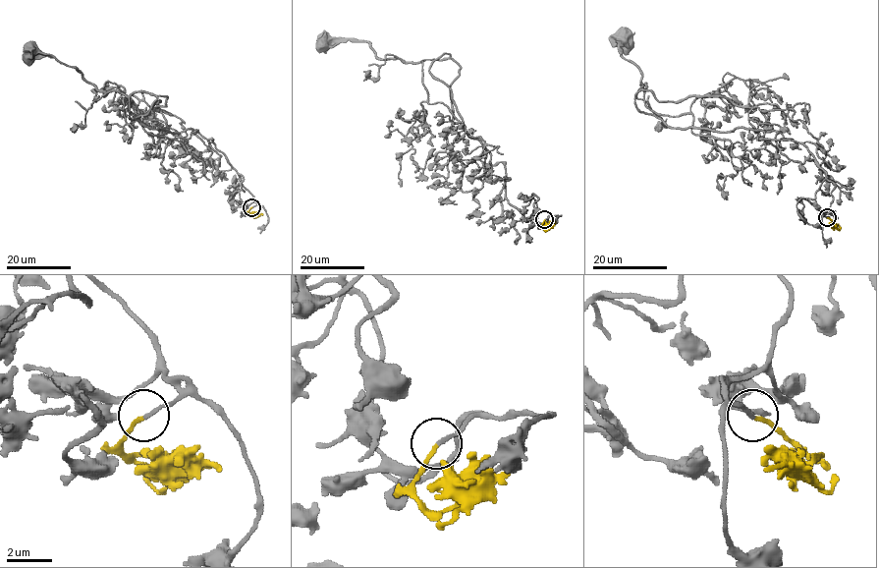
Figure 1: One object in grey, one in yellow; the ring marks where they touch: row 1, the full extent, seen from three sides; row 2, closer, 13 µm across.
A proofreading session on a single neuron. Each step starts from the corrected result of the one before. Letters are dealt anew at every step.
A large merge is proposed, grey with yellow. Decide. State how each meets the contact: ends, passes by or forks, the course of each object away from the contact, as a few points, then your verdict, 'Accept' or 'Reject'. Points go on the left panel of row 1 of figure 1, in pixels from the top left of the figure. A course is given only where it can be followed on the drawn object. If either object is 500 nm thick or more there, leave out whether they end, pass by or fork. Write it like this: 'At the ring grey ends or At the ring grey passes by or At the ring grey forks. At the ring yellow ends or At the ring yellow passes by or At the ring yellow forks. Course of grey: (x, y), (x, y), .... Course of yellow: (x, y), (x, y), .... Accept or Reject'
At the ring grey ends. At the ring yellow ends. Course of grey: (251, 207), (251, 195), (212, 139), (137, 119), (154, 95), (98, 91), (74, 66), (30, 48). Course of yellow: (251, 207), (248, 210), (262, 214). Accept

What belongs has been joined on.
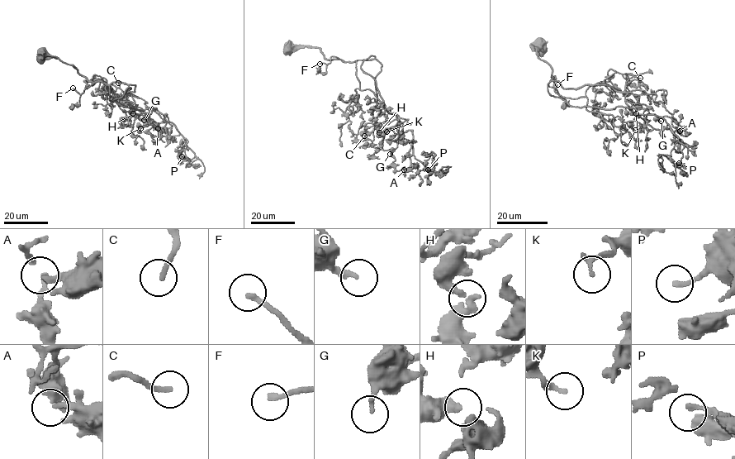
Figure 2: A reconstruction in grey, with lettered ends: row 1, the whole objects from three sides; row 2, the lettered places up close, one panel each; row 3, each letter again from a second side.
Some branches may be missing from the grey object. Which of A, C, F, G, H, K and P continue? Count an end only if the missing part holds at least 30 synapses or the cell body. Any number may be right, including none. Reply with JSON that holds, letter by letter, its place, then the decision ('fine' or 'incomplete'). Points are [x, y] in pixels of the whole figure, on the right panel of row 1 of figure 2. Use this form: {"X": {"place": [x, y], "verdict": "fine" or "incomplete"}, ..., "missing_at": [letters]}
{"A": {"place": [680, 131], "verdict": "fine"}, "C": {"place": [640, 78], "verdict": "incomplete"}, "F": {"place": [557, 84], "verdict": "incomplete"}, "G": {"place": [661, 121], "verdict": "fine"}, "H": {"place": [636, 113], "verdict": "fine"}, "K": {"place": [635, 130], "verdict": "fine"}, "P": {"place": [679, 163], "verdict": "fine"}, "missing_at": ["C", "F"]}

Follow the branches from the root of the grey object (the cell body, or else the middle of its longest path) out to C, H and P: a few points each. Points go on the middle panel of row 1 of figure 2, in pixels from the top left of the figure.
C: (289, 46), (318, 48), (328, 59), (376, 59), (381, 64), (375, 78), (375, 122), (366, 123), (364, 136)
H: (289, 46), (318, 48), (328, 59), (376, 59), (381, 67), (372, 116), (381, 124), (379, 132)
P: (289, 46), (345, 61), (373, 55), (361, 68), (411, 131), (414, 157), (441, 171), (428, 169)

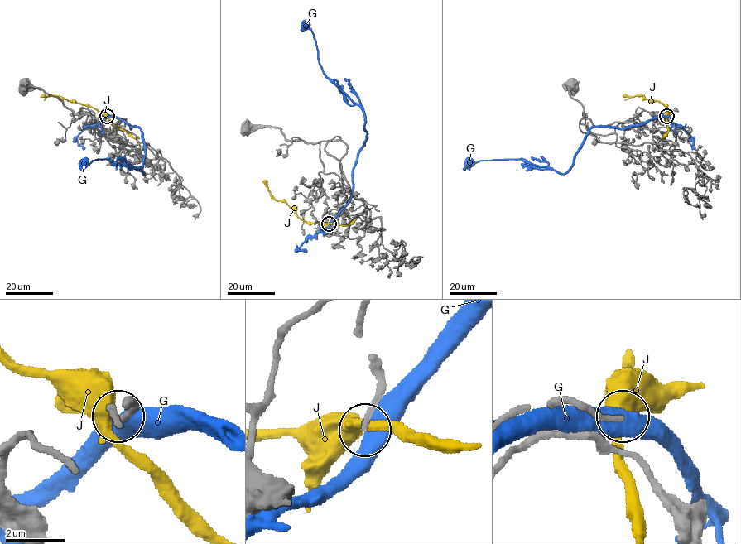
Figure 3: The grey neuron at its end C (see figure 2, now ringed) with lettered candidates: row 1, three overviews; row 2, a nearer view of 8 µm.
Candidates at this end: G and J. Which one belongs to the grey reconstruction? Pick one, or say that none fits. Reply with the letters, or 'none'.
none

